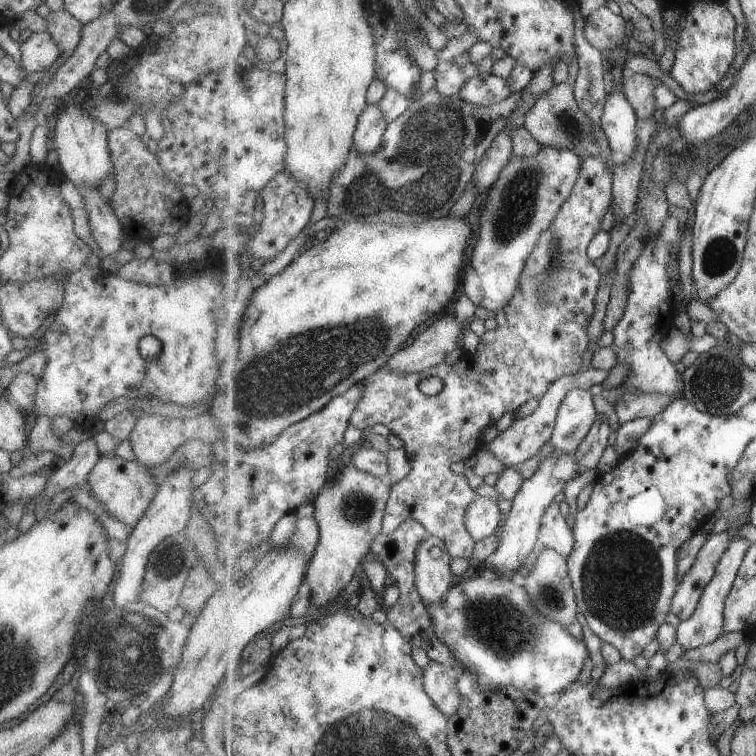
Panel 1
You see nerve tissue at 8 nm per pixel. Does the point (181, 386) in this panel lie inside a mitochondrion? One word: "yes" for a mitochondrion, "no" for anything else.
no

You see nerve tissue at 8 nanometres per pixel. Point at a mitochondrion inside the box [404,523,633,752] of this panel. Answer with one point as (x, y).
(499, 626)

